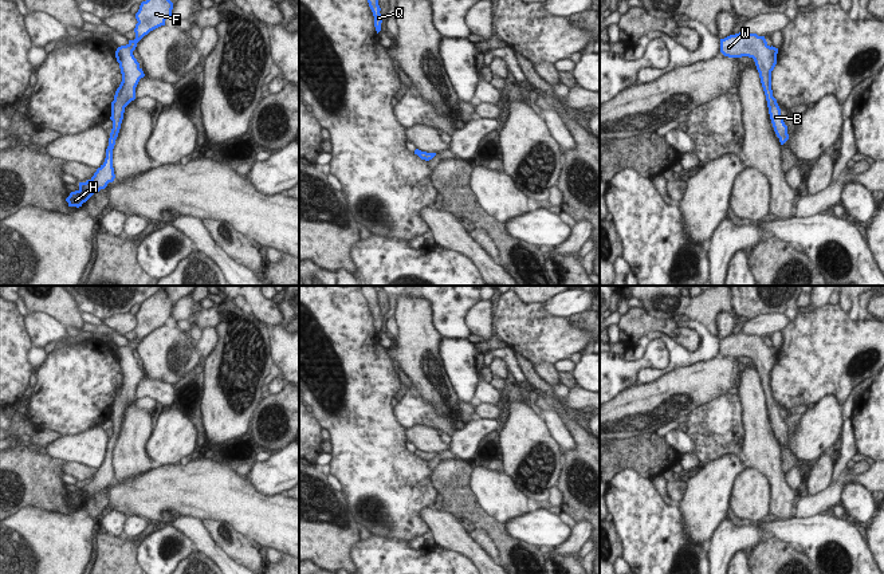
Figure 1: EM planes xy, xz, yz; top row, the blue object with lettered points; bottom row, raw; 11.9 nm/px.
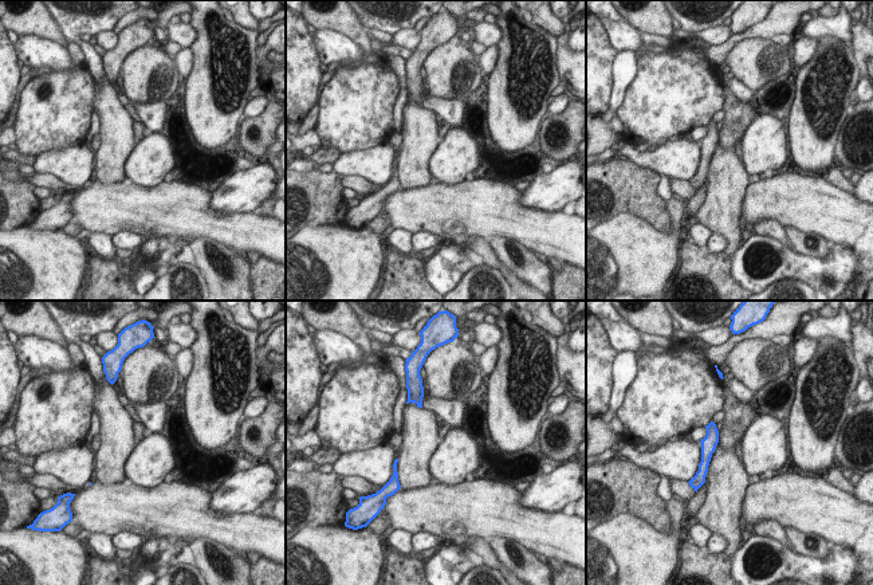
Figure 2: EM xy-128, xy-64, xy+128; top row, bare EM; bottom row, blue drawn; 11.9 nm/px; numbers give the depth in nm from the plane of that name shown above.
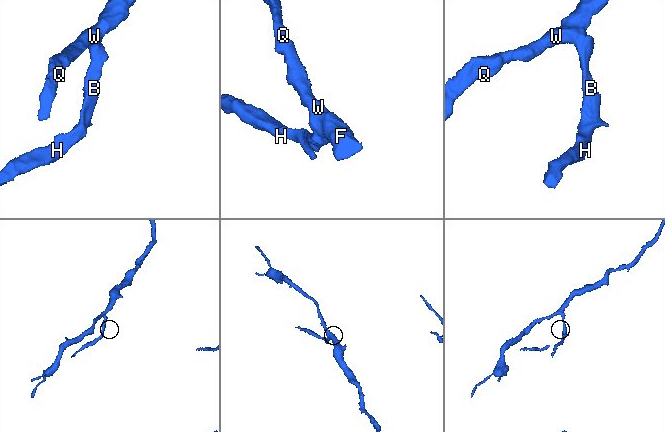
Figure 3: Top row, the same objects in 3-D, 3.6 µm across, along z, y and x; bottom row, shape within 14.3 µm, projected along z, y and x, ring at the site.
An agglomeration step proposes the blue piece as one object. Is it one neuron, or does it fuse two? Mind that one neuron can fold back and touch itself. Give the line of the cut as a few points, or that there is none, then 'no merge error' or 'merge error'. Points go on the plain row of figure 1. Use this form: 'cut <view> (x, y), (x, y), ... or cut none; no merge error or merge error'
cut none; no merge error

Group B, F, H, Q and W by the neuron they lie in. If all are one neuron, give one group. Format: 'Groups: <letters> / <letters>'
Groups: B F H Q W.

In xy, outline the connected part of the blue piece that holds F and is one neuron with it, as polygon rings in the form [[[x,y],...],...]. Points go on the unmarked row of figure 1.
[[[160,290],[149,299],[141,303],[135,314],[137,325],[134,329],[135,339],[129,341],[126,346],[121,346],[115,351],[117,362],[119,363],[122,382],[115,392],[111,402],[113,429],[106,449],[105,463],[97,469],[94,476],[86,483],[79,483],[79,490],[71,492],[66,499],[68,507],[82,507],[95,492],[105,490],[109,483],[115,479],[113,468],[113,449],[118,437],[123,420],[125,408],[135,400],[135,388],[141,378],[145,377],[140,363],[133,355],[137,343],[150,331],[165,326],[165,321],[172,317],[173,303],[169,300],[165,291]]]

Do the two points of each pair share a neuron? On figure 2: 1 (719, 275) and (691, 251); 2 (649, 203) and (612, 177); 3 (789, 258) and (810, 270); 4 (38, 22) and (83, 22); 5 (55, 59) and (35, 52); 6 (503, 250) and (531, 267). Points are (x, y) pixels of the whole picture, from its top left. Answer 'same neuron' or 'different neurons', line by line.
1: same neuron
2: same neuron
3: same neuron
4: different neurons
5: same neuron
6: same neuron

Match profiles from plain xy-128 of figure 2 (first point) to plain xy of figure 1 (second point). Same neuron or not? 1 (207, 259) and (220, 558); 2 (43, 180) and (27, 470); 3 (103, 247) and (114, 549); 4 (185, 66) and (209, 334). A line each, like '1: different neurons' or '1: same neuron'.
1: different neurons
2: different neurons
3: different neurons
4: same neuron

